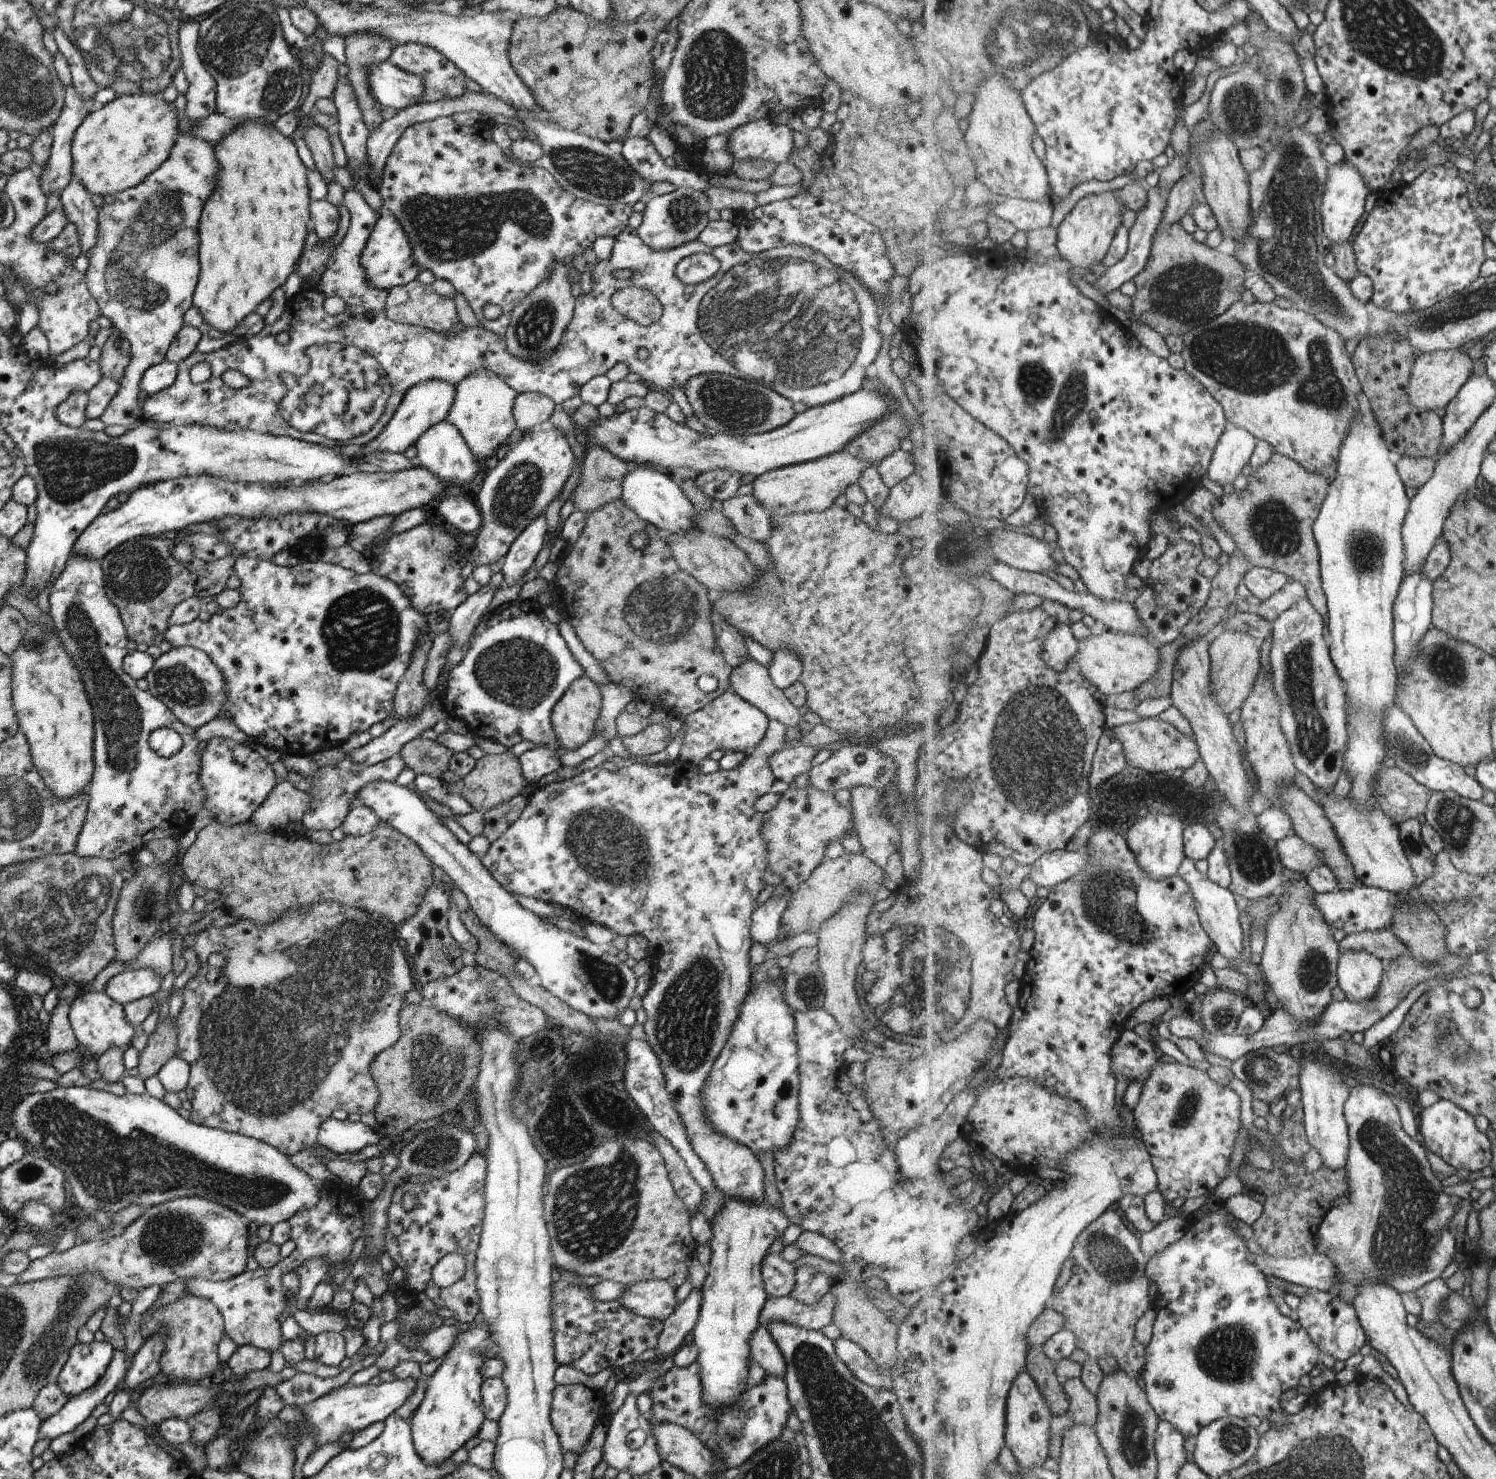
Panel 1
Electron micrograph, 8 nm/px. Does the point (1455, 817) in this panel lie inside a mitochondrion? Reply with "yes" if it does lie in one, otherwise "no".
yes

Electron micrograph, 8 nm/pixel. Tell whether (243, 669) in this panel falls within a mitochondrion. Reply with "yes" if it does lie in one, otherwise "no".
no

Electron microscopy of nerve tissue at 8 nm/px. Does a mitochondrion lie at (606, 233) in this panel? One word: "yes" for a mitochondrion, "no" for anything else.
no

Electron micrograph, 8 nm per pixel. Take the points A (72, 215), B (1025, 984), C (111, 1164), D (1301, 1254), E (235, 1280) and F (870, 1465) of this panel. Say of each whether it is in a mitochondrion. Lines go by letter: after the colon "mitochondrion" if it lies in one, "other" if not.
A: other
B: other
C: mitochondrion
D: other
E: other
F: mitochondrion

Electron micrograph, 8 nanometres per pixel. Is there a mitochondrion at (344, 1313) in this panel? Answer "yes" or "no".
no

